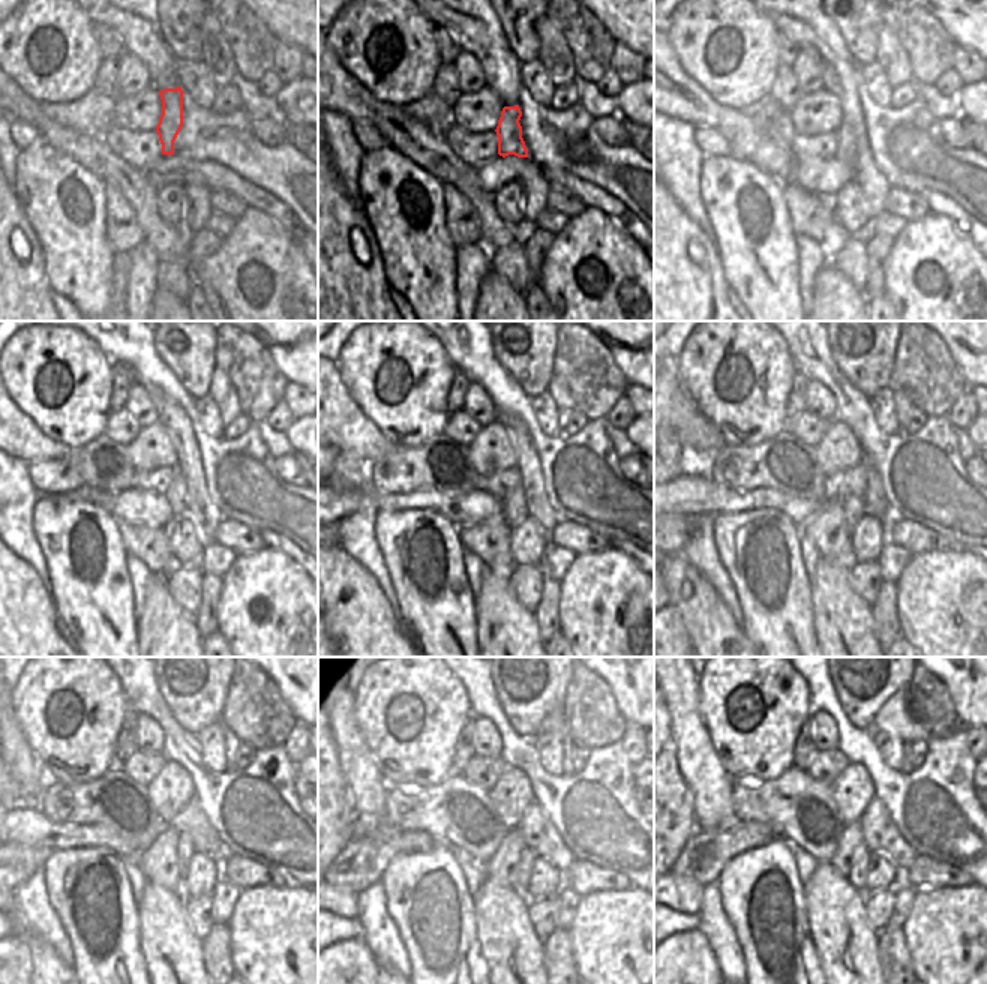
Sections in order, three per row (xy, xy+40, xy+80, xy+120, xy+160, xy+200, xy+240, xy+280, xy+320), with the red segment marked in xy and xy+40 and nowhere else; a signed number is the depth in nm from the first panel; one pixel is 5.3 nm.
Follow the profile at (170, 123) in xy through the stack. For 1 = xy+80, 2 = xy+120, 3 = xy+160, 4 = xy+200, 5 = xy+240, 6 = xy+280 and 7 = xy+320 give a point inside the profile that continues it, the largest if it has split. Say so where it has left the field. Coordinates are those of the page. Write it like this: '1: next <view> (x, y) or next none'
1: next xy+80 (845, 153)
2: next xy+120 (176, 494)
3: next xy+160 (513, 509)
4: next xy+200 (852, 506)
5: next xy+240 (185, 849)
6: next xy+280 (524, 867)
7: next xy+320 (858, 875)

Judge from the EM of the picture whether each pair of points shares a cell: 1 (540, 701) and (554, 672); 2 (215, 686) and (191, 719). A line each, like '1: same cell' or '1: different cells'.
1: same cell
2: same cell

